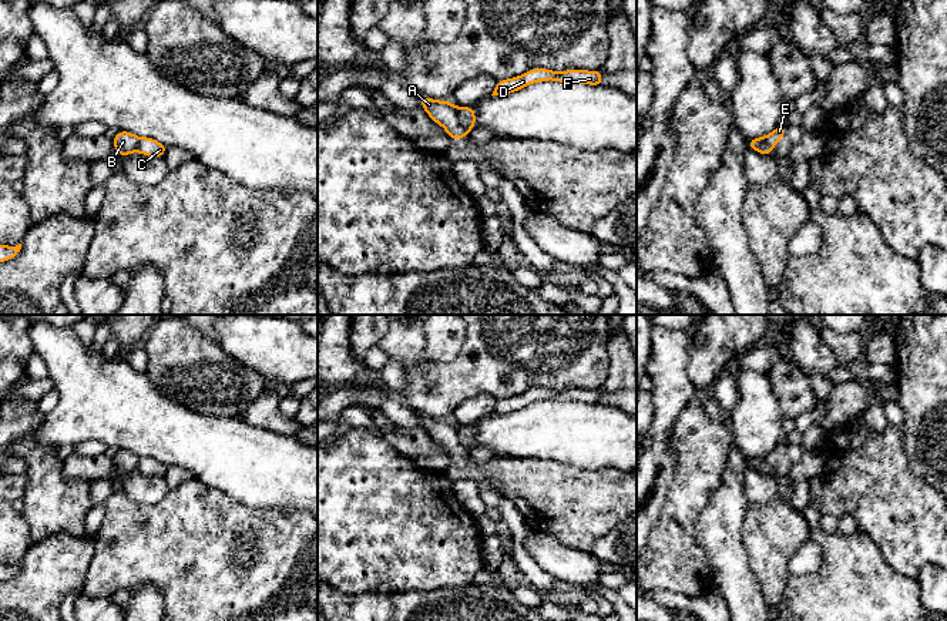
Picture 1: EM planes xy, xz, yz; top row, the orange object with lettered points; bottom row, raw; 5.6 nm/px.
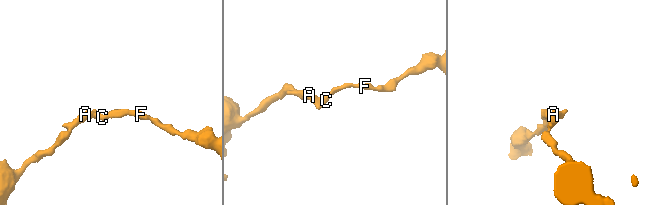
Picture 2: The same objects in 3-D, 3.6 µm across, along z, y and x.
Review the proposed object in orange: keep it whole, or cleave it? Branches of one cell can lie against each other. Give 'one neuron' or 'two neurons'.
two neurons

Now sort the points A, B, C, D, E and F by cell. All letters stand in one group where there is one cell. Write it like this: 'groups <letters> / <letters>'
groups A B E / C D F

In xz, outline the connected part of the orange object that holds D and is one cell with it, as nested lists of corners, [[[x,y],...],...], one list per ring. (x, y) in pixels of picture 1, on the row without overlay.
[[[531,387],[527,392],[513,396],[508,399],[498,399],[497,405],[491,414],[504,414],[521,407],[533,402],[554,399],[558,402],[582,402],[588,405],[604,405],[602,395],[600,389],[587,390],[571,387],[568,390],[553,390],[547,387]]]

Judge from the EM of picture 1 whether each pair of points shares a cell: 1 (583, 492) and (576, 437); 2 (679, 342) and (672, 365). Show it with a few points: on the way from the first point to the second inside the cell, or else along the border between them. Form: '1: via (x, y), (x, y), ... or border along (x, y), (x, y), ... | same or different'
1: border along (547, 460), (568, 463), (581, 469), (614, 469) | different
2: via (674, 348), (672, 359) | same

